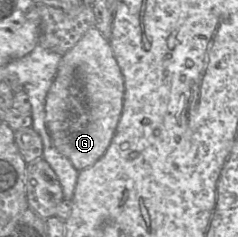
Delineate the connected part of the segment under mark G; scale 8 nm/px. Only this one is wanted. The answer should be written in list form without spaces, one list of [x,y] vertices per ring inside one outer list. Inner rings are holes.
[[[95,27],[90,28],[62,56],[61,62],[74,68],[84,90],[84,102],[82,113],[77,116],[78,120],[71,119],[64,134],[53,138],[53,144],[78,171],[81,171],[95,164],[105,154],[115,134],[123,106],[123,75],[114,56],[110,39],[105,38]]]

